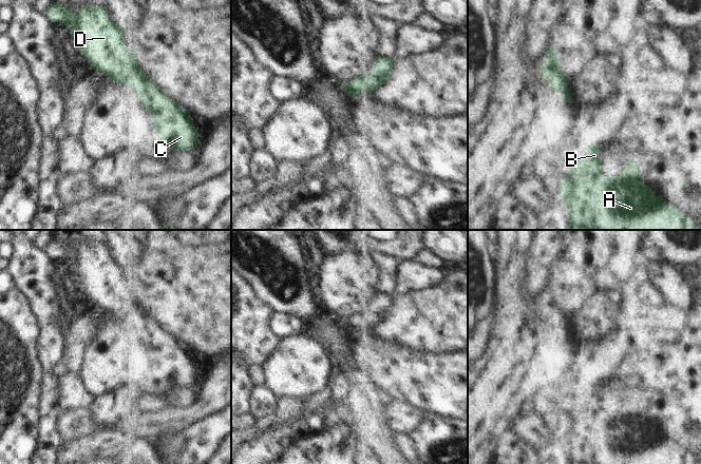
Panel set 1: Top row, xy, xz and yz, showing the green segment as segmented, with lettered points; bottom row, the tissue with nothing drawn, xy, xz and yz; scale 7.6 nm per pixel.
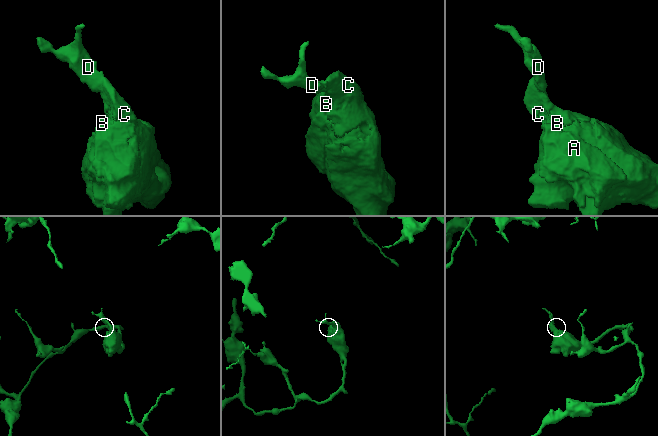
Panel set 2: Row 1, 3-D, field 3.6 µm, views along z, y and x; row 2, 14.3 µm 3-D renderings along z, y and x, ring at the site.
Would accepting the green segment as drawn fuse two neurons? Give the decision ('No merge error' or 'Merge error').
No merge error.

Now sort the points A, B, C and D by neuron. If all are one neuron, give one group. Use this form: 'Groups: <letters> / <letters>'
Groups: A B C D.

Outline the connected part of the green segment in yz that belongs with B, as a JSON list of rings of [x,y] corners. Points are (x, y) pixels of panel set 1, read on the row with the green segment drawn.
[[[588,144],[587,159],[566,161],[568,174],[558,191],[567,210],[567,230],[700,230],[679,208],[652,194],[651,189],[643,182],[634,160],[628,160],[627,167],[620,170],[615,177],[604,177],[600,160],[601,148],[602,144]]]

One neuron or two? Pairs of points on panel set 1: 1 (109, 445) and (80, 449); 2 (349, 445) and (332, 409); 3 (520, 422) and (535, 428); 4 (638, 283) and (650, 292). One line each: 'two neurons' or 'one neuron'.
1: one neuron
2: two neurons
3: one neuron
4: one neuron

